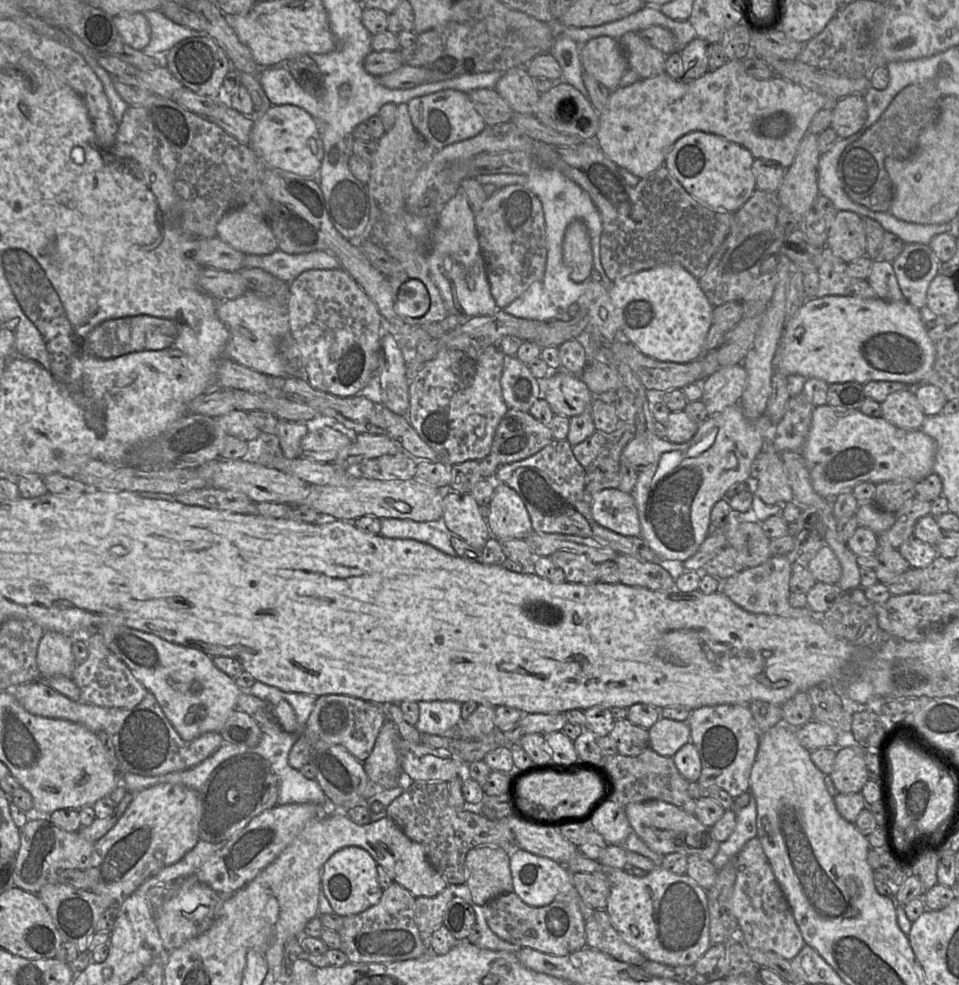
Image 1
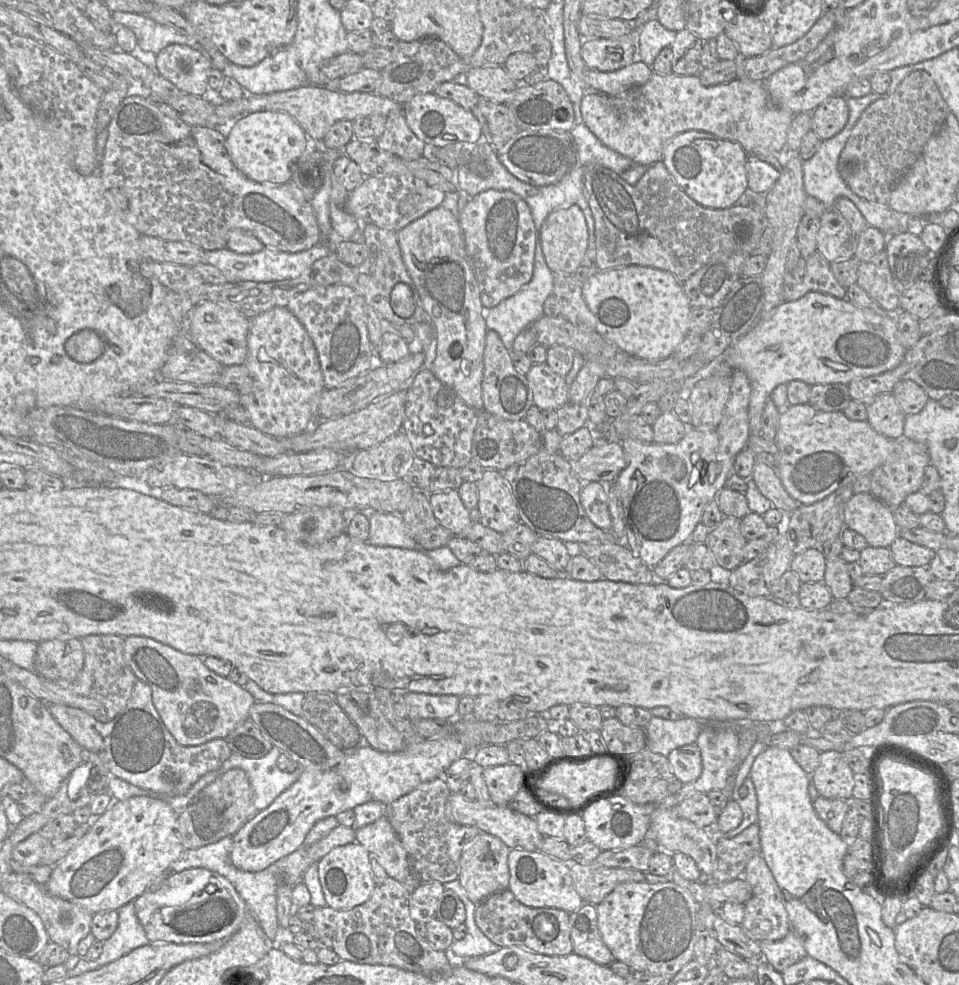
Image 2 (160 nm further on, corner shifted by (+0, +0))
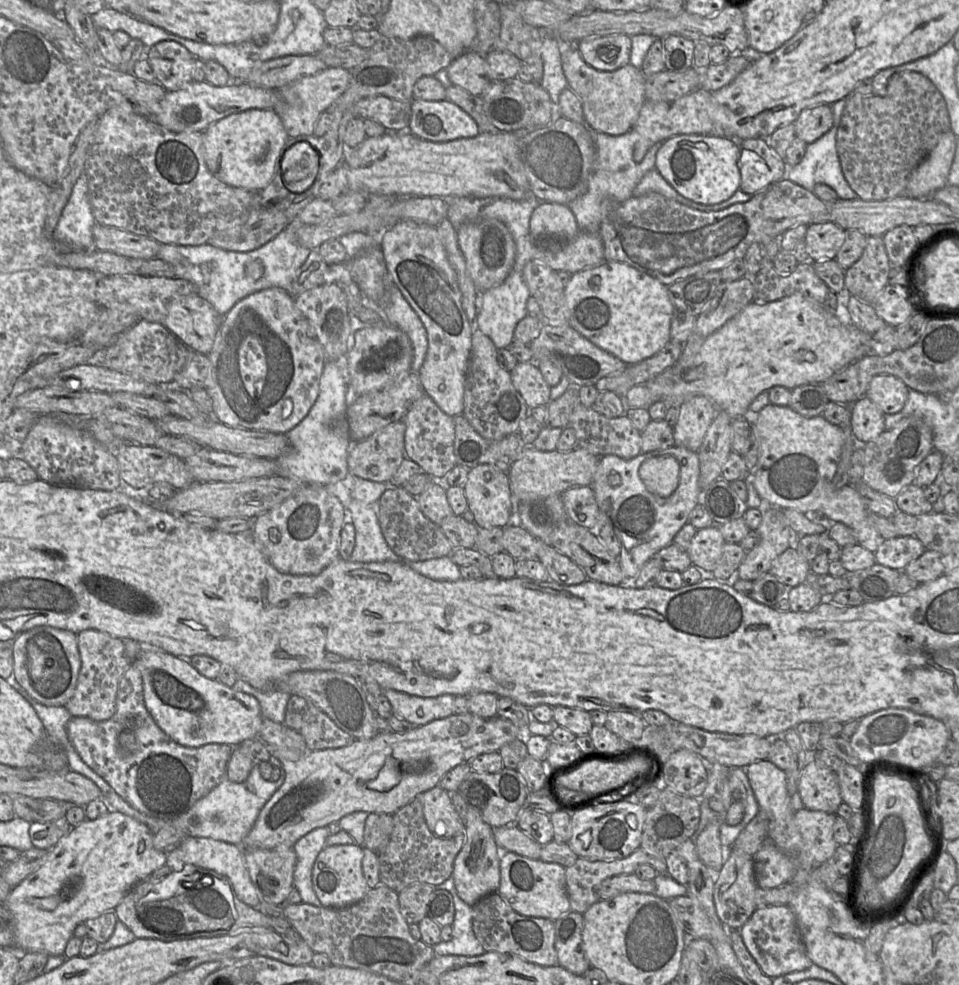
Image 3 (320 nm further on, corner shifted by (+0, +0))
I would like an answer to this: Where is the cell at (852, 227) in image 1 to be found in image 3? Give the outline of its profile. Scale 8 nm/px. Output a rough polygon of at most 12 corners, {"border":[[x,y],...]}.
{"border":[[831,222],[808,226],[814,261],[834,259],[845,230]]}

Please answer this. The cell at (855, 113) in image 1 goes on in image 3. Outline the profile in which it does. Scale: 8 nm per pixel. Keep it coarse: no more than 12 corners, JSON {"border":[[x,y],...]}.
{"border":[[831,105],[804,109],[793,124],[813,143],[833,126]]}

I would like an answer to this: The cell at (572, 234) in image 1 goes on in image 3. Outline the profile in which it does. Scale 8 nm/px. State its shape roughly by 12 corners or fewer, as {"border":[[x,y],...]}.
{"border":[[542,202],[532,238],[571,240],[580,232],[568,205]]}

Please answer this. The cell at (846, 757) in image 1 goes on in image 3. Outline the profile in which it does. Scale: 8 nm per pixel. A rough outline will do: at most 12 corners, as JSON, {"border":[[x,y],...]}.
{"border":[[815,760],[797,791],[809,810],[836,813],[843,802],[836,772]]}

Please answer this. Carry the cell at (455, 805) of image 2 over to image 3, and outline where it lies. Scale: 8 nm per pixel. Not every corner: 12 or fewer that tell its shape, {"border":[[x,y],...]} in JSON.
{"border":[[436,786],[416,796],[439,838],[464,832],[451,793]]}

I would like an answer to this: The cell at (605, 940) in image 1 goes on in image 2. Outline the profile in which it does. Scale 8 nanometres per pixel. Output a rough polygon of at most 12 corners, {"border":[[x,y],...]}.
{"border":[[596,905],[569,913],[573,953],[616,961],[601,938]]}

